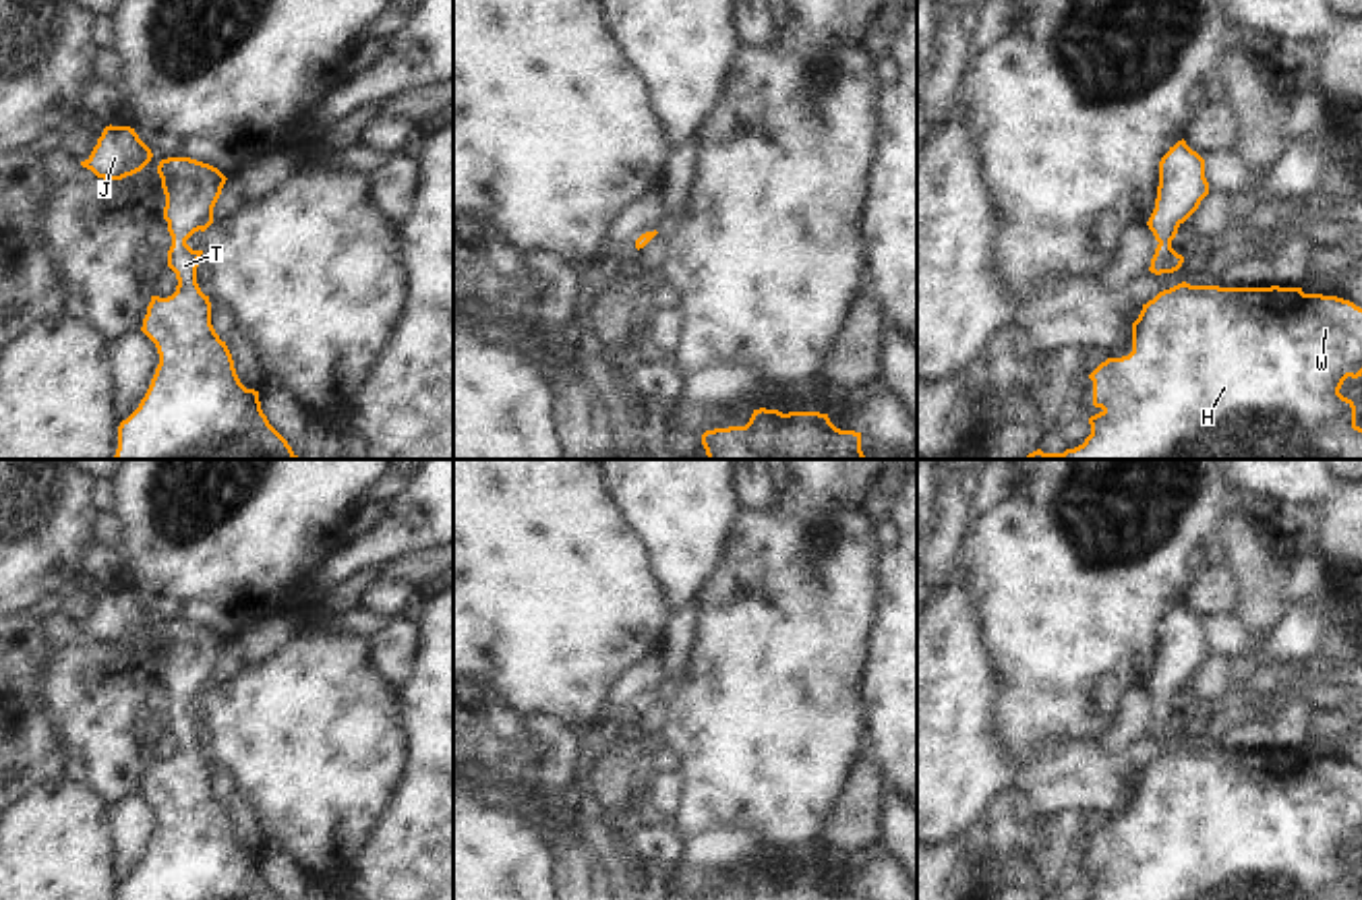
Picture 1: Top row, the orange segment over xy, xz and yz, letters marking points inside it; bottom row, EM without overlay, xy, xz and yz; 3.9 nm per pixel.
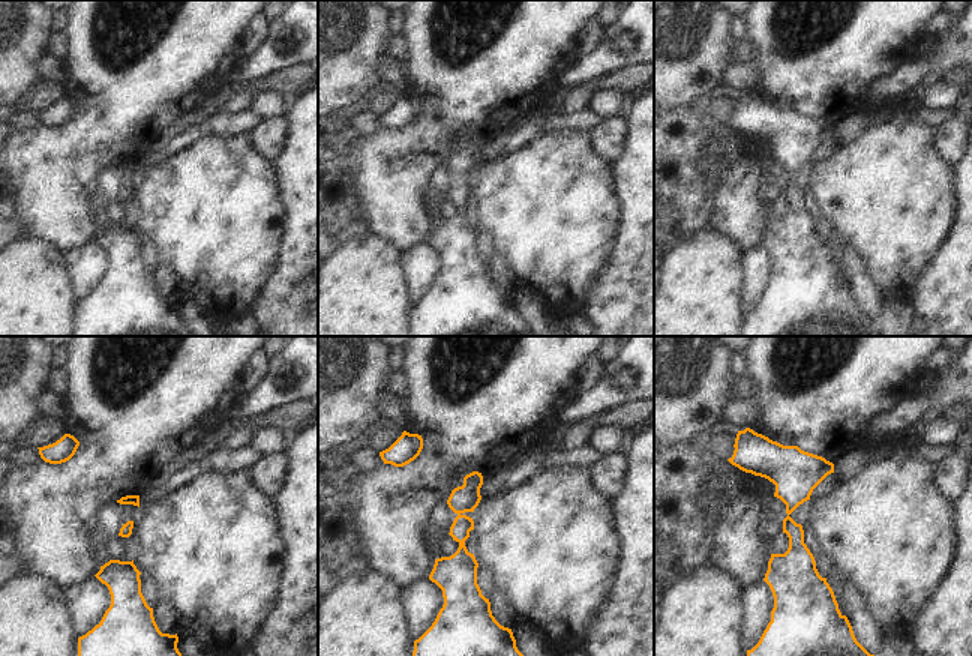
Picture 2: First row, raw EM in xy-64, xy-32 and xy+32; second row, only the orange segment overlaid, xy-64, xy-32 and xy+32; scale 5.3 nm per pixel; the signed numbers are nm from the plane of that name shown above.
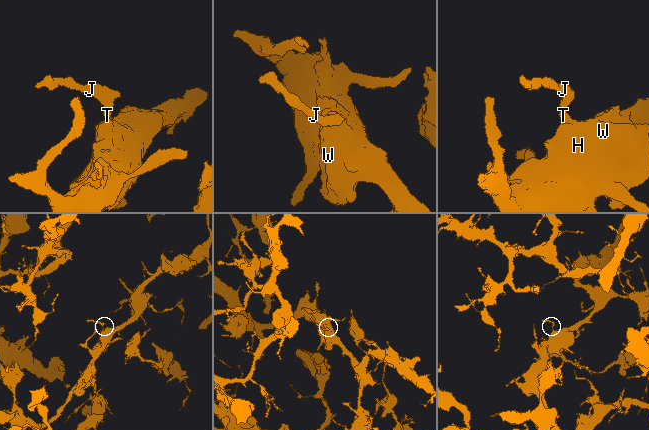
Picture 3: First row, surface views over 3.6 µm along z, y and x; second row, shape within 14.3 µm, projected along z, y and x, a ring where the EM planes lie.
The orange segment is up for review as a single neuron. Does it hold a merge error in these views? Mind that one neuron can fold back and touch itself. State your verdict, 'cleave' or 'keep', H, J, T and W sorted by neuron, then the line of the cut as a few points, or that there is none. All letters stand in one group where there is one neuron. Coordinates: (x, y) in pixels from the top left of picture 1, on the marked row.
keep; groups H J T W; cut none

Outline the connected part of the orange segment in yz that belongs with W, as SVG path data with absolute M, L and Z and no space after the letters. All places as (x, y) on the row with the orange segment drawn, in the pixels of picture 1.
M1182 281L1143 304L1132 323L1132 352L1122 358L1107 358L1089 374L1093 406L1101 412L1089 418L1091 434L1085 443L1064 453L1037 449L1025 459L1362 459L1362 428L1356 424L1356 406L1339 393L1348 377L1362 377L1362 308L1354 302L1304 294L1302 288L1219 288Z

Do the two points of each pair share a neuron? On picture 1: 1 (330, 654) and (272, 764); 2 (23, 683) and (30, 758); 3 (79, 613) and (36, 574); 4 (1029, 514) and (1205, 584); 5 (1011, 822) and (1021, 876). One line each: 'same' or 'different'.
1: same
2: same
3: different
4: different
5: different

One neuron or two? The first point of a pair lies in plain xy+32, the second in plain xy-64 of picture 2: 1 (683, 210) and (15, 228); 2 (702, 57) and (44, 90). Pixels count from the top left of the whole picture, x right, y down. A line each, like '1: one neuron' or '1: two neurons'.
1: one neuron
2: two neurons

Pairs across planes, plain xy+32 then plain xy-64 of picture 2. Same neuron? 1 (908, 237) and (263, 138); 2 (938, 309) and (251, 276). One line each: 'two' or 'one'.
1: two
2: two

